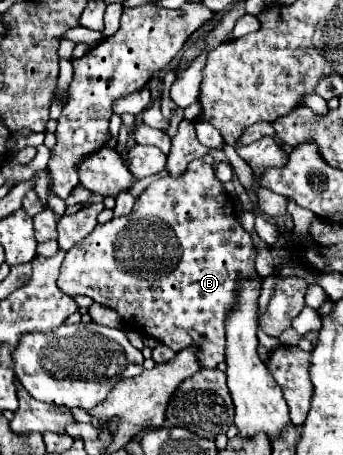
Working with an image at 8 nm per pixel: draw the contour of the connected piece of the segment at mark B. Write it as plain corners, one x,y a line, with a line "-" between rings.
204,155
196,161
192,161
188,165
188,171
174,179
174,177
162,177
158,181
154,181
138,199
136,199
136,205
132,209
130,215
124,215
124,217
116,217
116,219
110,219
108,223
104,225
96,225
96,229
84,237
84,241
80,241
80,245
74,245
66,257
64,257
64,263
62,263
62,269
60,269
60,277
58,277
58,287
70,295
70,297
76,297
76,295
88,295
92,297
96,303
100,305
106,305
110,309
114,309
124,325
128,329
134,329
138,333
144,333
148,337
154,337
158,339
160,343
168,345
170,349
174,349
176,353
184,347
190,347
190,345
198,345
200,351
198,351
198,357
200,357
200,365
202,367
208,367
208,369
216,369
218,363
224,361
224,353
226,353
226,319
228,315
232,313
236,301
238,301
238,285
240,281
244,279
260,279
256,267
254,267
254,259
256,259
256,245
252,241
252,235
246,233
242,229
242,225
238,223
236,215
234,215
234,203
230,199
230,195
226,193
224,185
218,181
218,177
214,175
214,167
212,167
212,157
210,155

